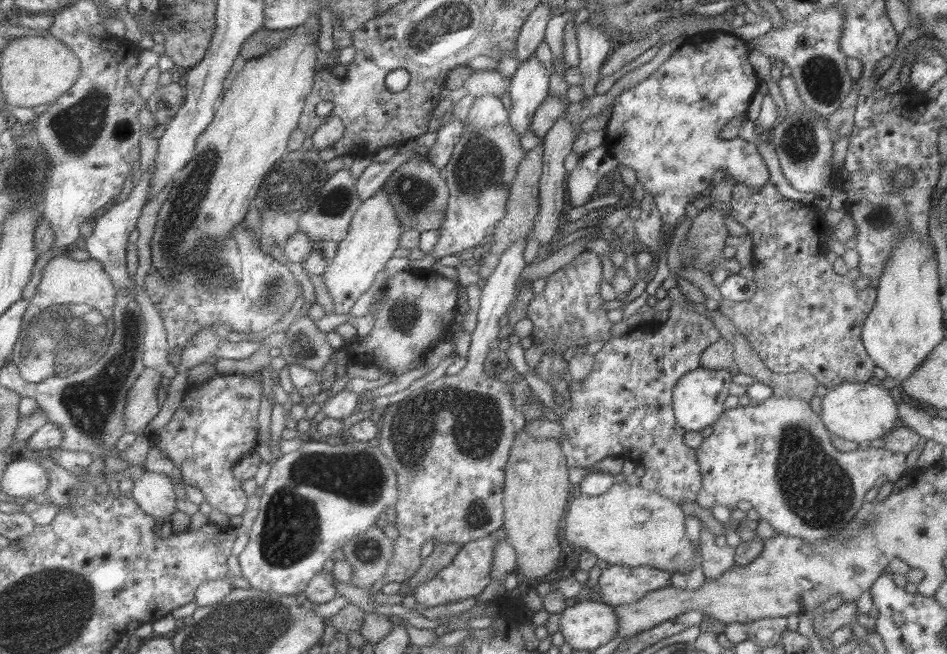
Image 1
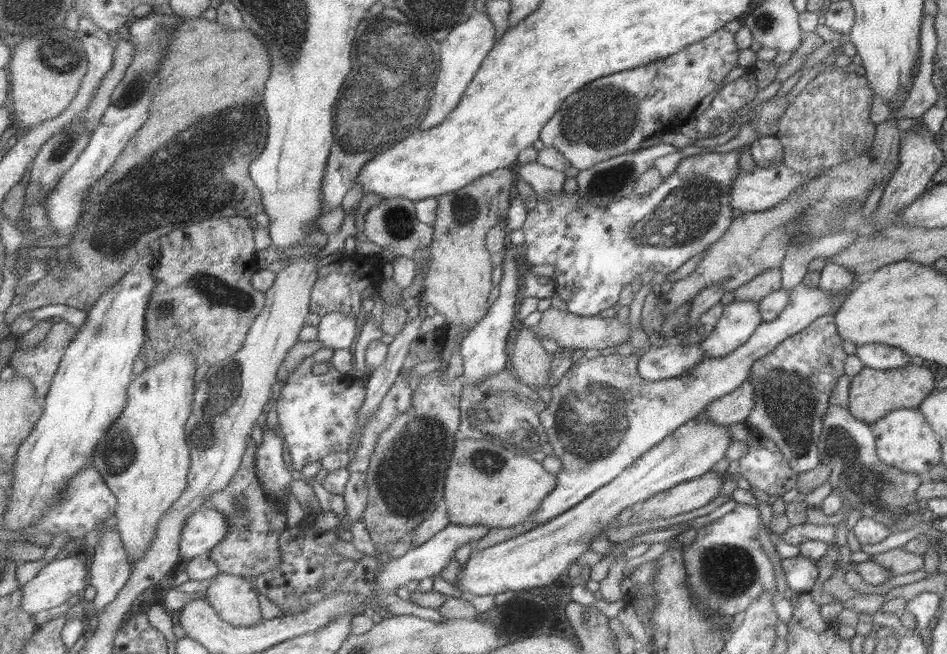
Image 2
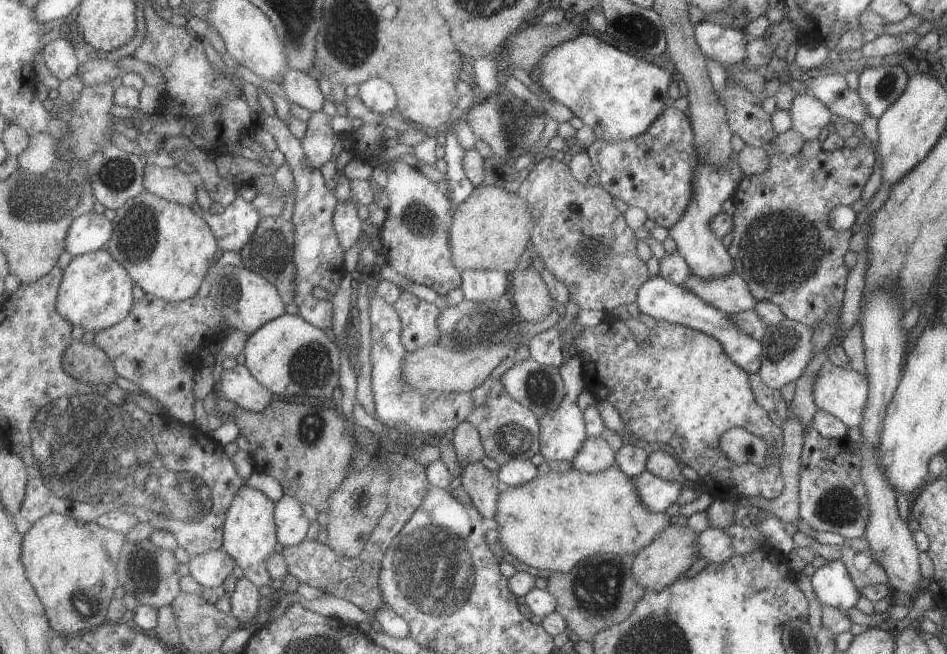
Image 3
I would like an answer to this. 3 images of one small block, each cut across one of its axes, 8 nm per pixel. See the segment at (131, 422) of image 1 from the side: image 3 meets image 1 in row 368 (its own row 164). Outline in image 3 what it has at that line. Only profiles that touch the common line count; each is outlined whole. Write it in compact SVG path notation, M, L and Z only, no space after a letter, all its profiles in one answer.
M159 165L146 166L146 190L161 198L173 201L183 206L199 204L199 187L195 186L195 176L181 172L177 168L162 167Z

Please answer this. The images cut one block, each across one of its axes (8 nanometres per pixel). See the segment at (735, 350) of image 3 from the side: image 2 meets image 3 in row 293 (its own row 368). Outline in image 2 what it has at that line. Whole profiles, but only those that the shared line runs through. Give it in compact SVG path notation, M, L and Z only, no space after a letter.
M669 340L659 348L649 347L643 354L640 353L639 377L650 381L673 378L691 371L703 359L705 356L698 344L683 347Z

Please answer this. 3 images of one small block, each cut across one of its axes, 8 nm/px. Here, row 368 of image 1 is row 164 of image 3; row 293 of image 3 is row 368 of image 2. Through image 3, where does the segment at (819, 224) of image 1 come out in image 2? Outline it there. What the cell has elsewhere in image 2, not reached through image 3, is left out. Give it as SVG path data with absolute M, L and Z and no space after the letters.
M826 314L816 317L808 327L787 337L765 357L757 359L751 365L748 380L753 382L753 407L744 423L749 427L757 428L763 436L775 443L777 449L783 453L793 471L805 472L820 463L817 453L817 440L821 432L821 420L827 413L829 394L835 386L837 378L844 374L846 354L841 346L841 338L837 335L833 315Z

